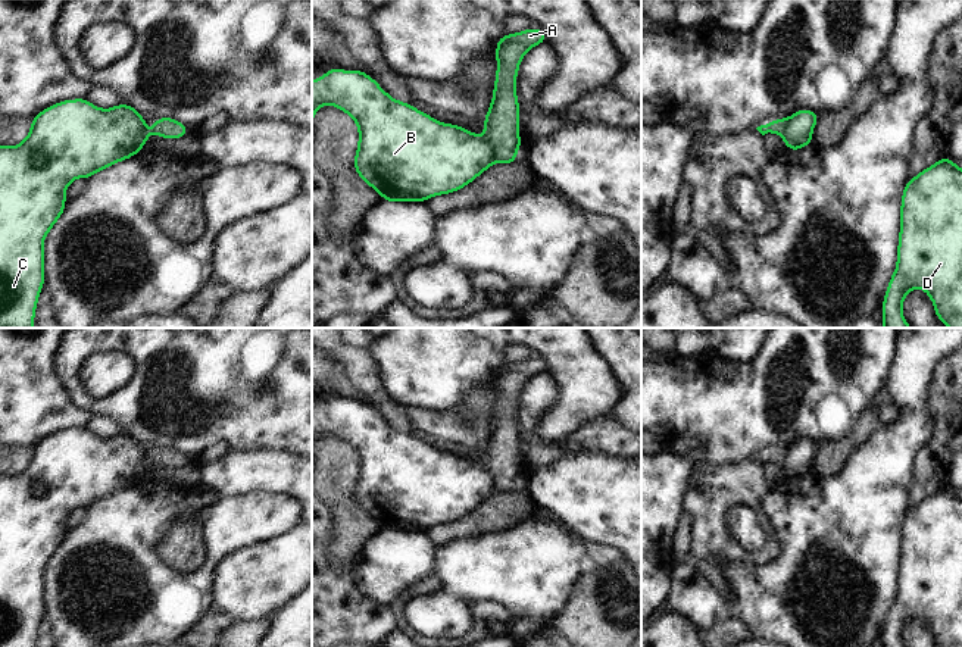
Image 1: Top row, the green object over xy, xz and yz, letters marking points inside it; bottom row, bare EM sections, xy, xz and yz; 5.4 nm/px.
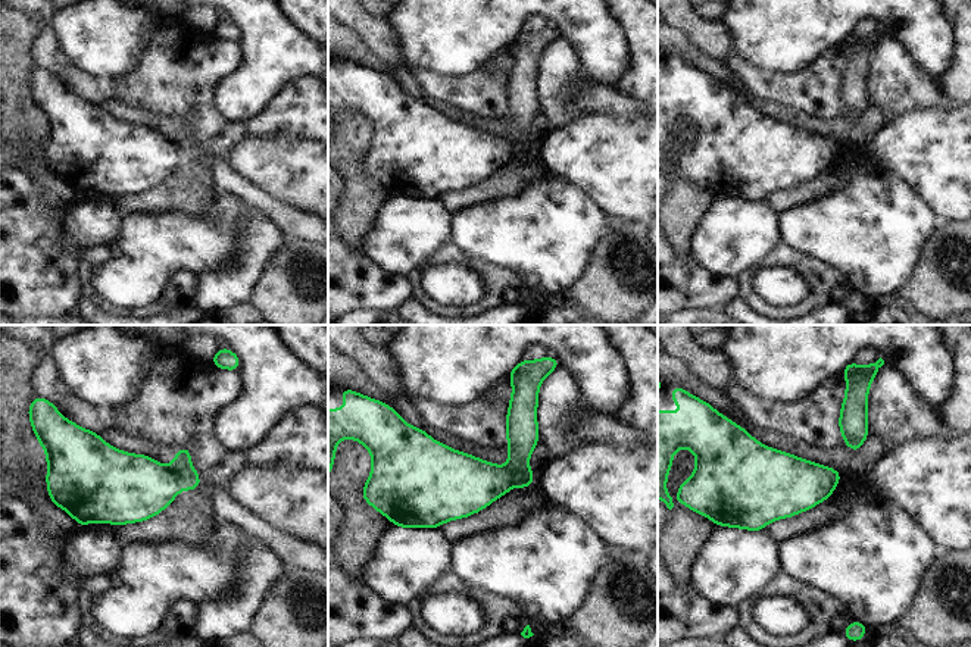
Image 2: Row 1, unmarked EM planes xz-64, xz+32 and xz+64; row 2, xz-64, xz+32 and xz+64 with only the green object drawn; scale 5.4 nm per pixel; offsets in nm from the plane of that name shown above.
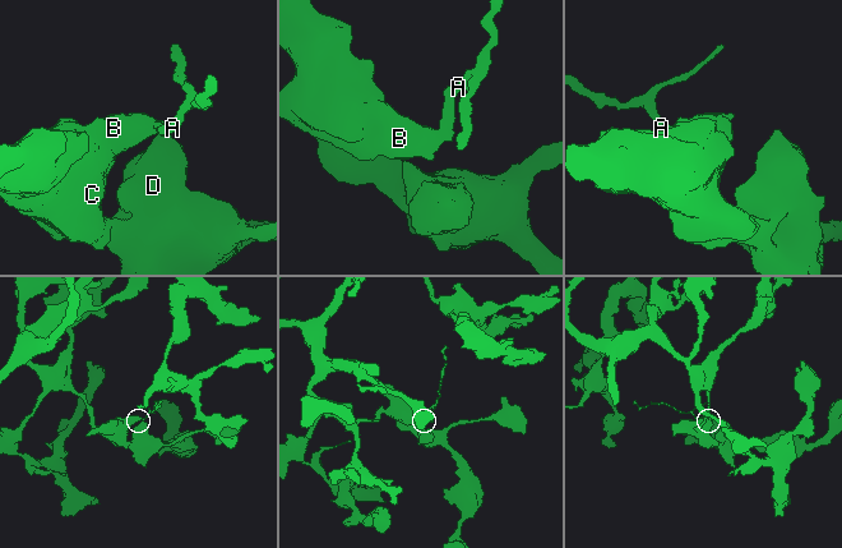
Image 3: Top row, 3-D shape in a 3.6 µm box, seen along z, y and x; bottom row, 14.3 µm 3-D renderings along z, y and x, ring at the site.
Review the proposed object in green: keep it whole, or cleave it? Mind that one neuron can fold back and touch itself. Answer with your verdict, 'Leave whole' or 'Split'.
Split.

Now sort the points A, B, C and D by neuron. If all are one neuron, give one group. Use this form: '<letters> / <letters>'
A / B C D

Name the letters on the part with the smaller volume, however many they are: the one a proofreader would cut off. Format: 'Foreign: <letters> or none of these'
Foreign: A

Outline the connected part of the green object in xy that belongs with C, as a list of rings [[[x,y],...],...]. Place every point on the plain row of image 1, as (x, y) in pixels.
[[[87,428],[56,432],[31,448],[28,466],[16,476],[0,476],[0,647],[34,647],[37,628],[44,615],[43,568],[65,540],[65,521],[69,512],[129,488],[144,469],[156,463],[147,460],[144,447],[128,434],[97,438]]]

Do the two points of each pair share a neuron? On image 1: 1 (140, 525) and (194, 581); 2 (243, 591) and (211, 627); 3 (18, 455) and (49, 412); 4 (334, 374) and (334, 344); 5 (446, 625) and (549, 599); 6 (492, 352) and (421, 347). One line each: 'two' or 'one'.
1: one
2: two
3: two
4: two
5: one
6: one

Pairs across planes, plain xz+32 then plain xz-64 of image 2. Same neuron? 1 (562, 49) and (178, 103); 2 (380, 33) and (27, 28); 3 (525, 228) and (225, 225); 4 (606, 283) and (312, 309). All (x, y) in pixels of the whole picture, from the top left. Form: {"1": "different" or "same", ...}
{"1": "same", "2": "different", "3": "same", "4": "same"}

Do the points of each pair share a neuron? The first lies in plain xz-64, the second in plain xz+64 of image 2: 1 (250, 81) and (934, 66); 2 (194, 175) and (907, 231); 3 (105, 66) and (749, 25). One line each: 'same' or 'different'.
1: same
2: different
3: same

